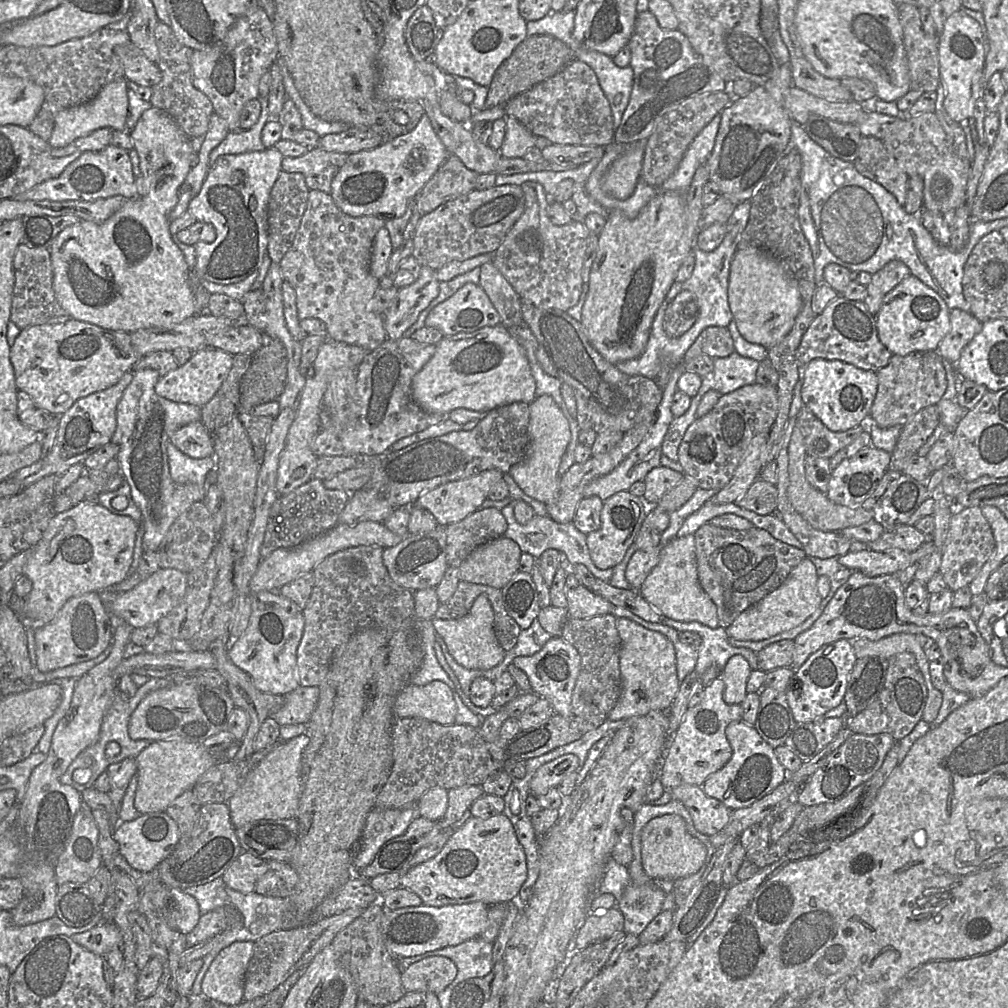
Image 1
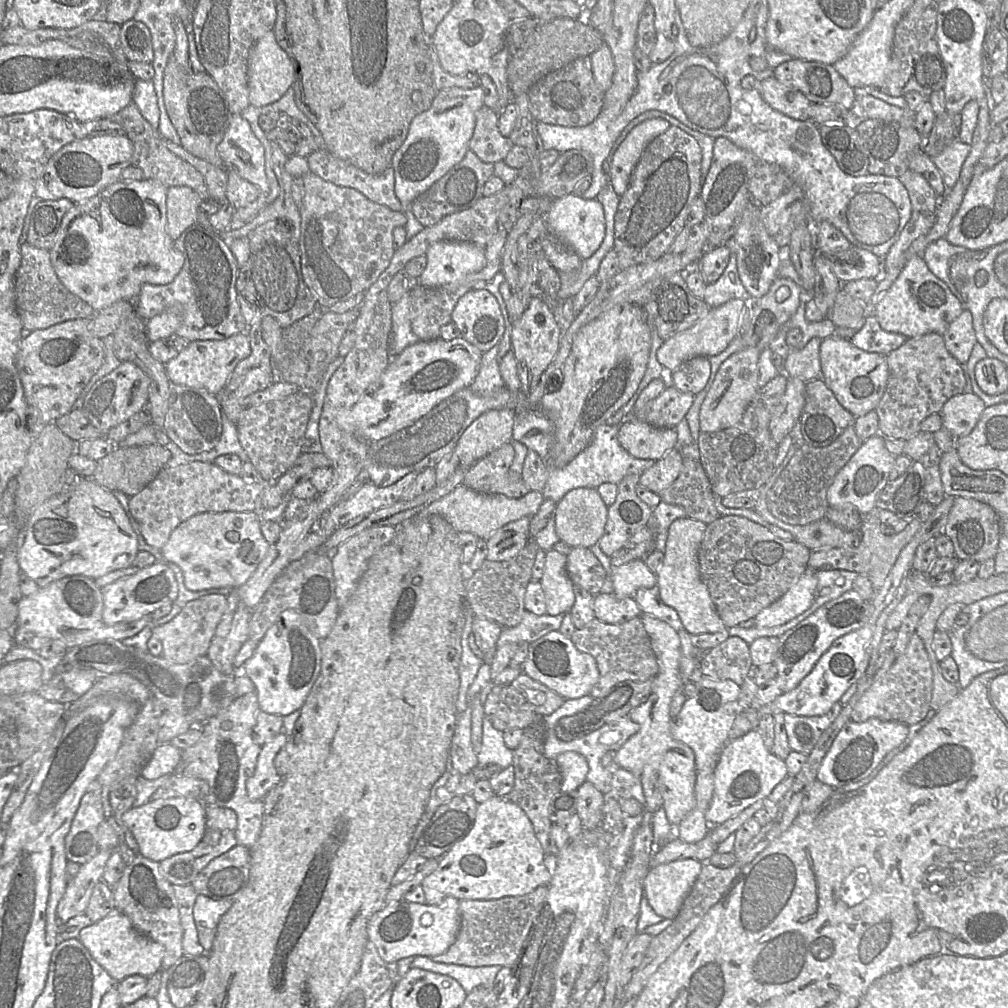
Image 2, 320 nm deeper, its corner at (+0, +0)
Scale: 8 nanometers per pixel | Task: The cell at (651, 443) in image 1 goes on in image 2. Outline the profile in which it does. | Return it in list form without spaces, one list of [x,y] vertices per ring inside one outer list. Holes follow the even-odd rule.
[[[599,425],[591,443],[577,454],[568,464],[561,468],[548,468],[548,478],[542,490],[543,499],[558,503],[561,498],[574,488],[595,488],[602,483],[618,484],[625,476],[640,476],[654,465],[656,460],[638,459],[630,455],[619,443],[620,425]]]

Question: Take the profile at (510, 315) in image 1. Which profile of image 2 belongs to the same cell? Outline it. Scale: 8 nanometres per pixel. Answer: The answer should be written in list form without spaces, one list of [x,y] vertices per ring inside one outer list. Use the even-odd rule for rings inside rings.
[[[533,297],[522,316],[512,323],[511,352],[516,359],[520,391],[527,396],[535,389],[541,374],[556,355],[561,335],[562,330],[554,314],[539,297]]]

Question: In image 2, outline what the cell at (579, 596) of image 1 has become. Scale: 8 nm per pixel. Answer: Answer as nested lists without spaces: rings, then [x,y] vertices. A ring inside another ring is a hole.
[[[613,593],[595,595],[593,610],[597,620],[609,624],[621,624],[642,614],[633,597],[618,598]]]

